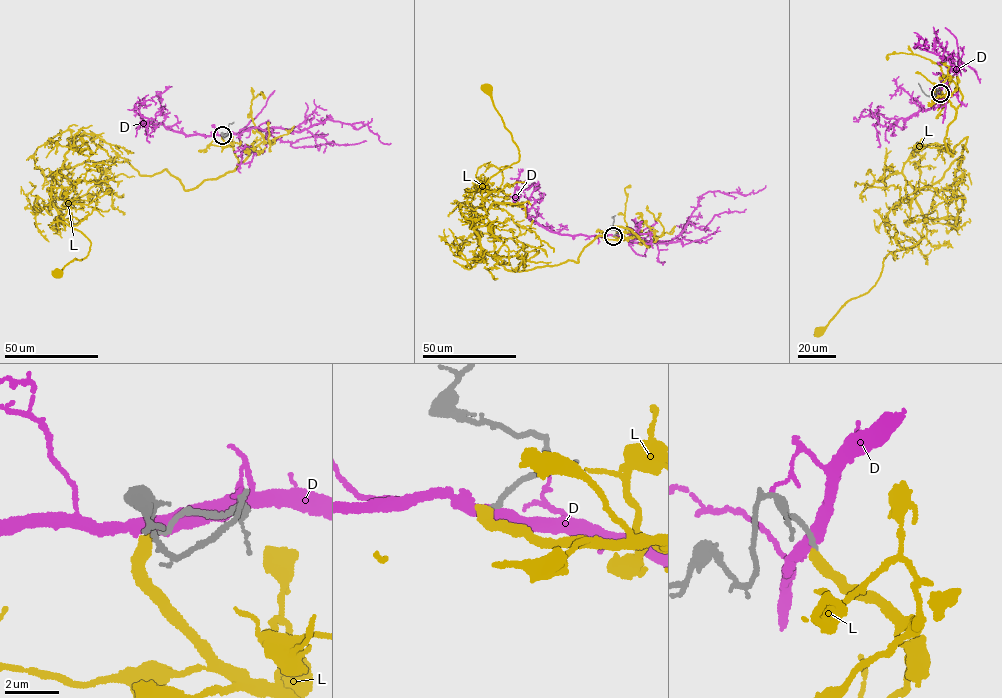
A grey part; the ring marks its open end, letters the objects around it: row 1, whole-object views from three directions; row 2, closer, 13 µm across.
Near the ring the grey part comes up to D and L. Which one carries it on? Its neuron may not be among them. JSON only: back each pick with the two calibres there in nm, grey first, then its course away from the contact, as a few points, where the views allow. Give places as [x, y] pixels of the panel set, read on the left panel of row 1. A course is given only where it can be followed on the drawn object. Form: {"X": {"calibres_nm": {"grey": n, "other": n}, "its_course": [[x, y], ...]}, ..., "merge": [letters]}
{"merge": []}

